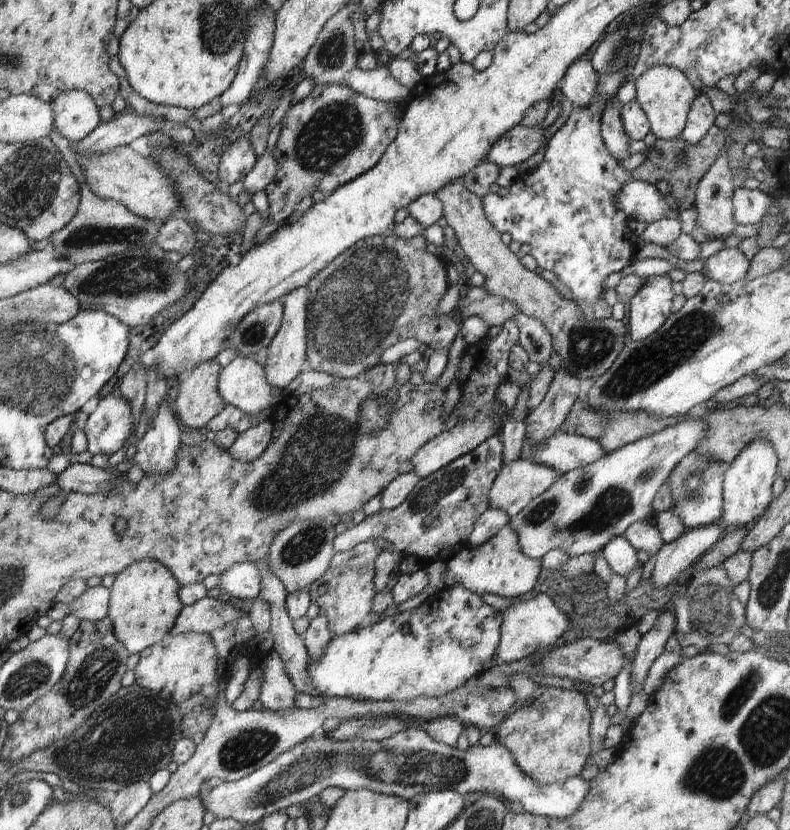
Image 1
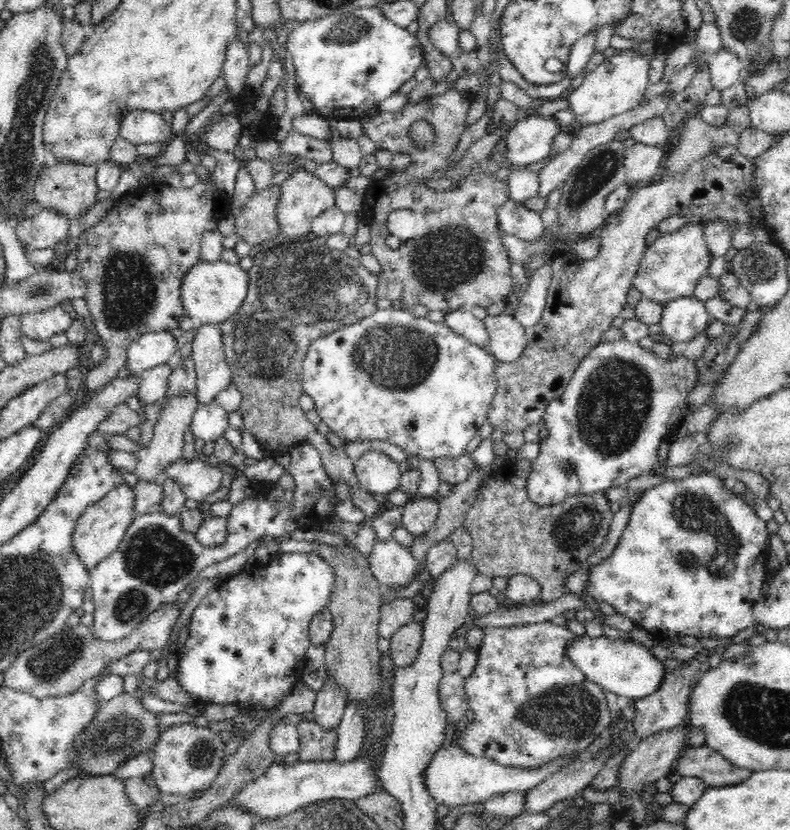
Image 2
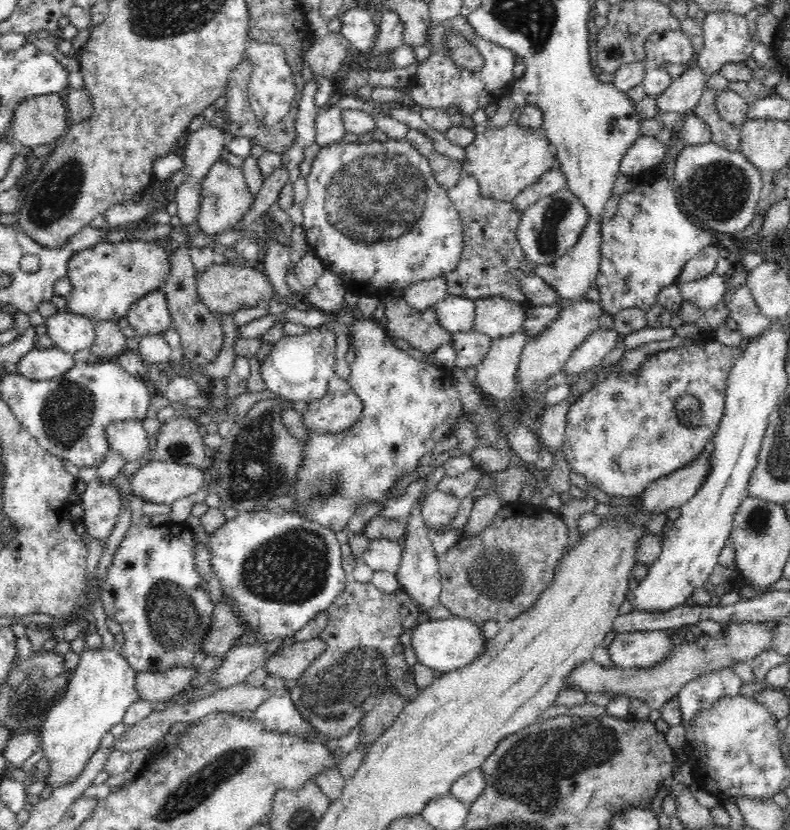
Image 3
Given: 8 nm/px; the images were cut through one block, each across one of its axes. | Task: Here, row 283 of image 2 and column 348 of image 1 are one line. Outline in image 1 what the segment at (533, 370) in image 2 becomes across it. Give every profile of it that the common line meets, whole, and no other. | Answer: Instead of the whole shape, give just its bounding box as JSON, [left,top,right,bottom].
[306,541,381,635]

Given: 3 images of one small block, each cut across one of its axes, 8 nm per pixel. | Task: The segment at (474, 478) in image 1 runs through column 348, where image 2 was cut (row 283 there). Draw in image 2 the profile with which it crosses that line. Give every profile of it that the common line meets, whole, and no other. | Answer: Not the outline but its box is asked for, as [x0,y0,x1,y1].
[513,261,552,329]

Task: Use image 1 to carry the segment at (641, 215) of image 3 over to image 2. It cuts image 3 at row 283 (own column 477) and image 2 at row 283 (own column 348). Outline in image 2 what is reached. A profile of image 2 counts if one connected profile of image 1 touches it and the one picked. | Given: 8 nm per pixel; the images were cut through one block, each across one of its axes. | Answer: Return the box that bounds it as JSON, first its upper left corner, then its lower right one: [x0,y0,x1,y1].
[633,223,712,303]

